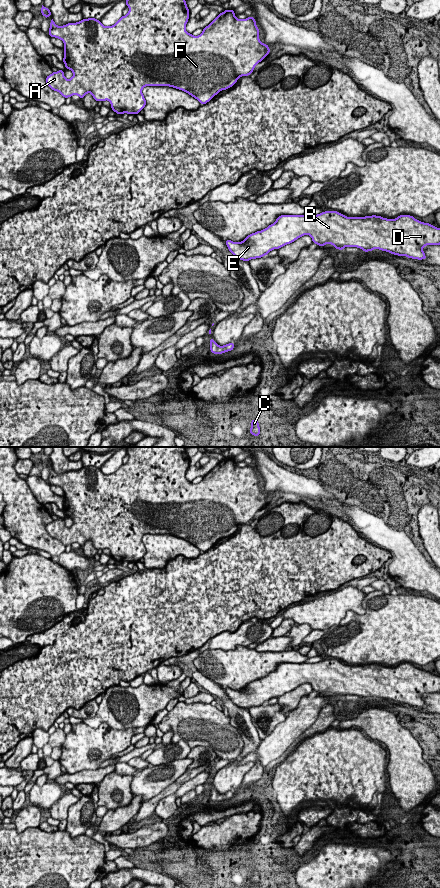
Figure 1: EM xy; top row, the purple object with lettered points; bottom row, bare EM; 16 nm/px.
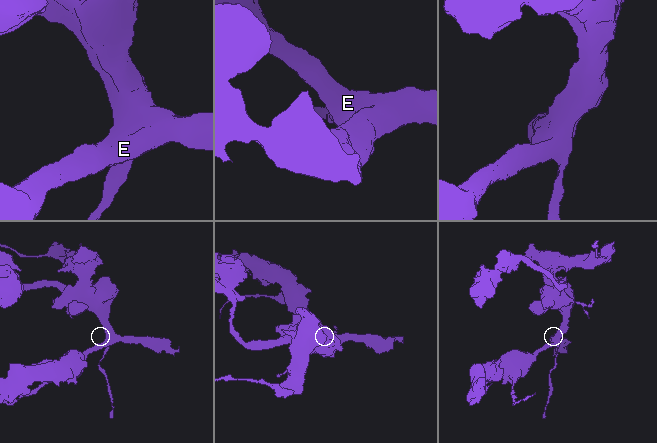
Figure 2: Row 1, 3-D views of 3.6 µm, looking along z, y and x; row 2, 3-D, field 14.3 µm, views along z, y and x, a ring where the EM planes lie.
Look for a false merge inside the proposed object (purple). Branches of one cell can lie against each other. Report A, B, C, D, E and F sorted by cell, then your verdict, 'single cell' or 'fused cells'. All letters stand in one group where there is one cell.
groups A B C D E F; single cell

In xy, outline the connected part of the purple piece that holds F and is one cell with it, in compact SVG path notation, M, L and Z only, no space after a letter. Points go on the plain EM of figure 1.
M127 447L126 453L129 456L127 463L108 475L95 466L63 474L57 474L51 468L49 484L63 489L63 510L65 516L73 520L69 528L60 517L47 524L46 531L52 538L64 546L78 543L82 547L91 541L97 550L108 548L111 557L117 562L136 563L143 558L146 548L142 537L145 534L173 535L188 541L203 553L220 539L232 535L239 525L250 523L254 515L270 501L269 494L260 490L259 476L253 464L238 467L234 458L227 457L206 474L200 483L193 484L185 477L190 460L185 447Z

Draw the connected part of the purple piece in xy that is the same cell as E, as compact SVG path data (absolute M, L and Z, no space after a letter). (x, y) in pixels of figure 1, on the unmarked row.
M325 659L317 663L280 663L276 670L267 676L248 683L241 690L226 688L229 699L238 707L248 710L261 706L271 698L279 697L298 686L309 683L318 694L331 692L335 697L357 695L364 700L379 697L398 704L412 707L426 707L423 695L440 693L440 676L416 668L410 663L400 663L395 667L381 664L347 665L337 659Z

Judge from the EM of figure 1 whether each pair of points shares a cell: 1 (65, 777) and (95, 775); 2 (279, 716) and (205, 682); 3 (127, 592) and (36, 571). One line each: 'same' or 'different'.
1: same
2: different
3: different

